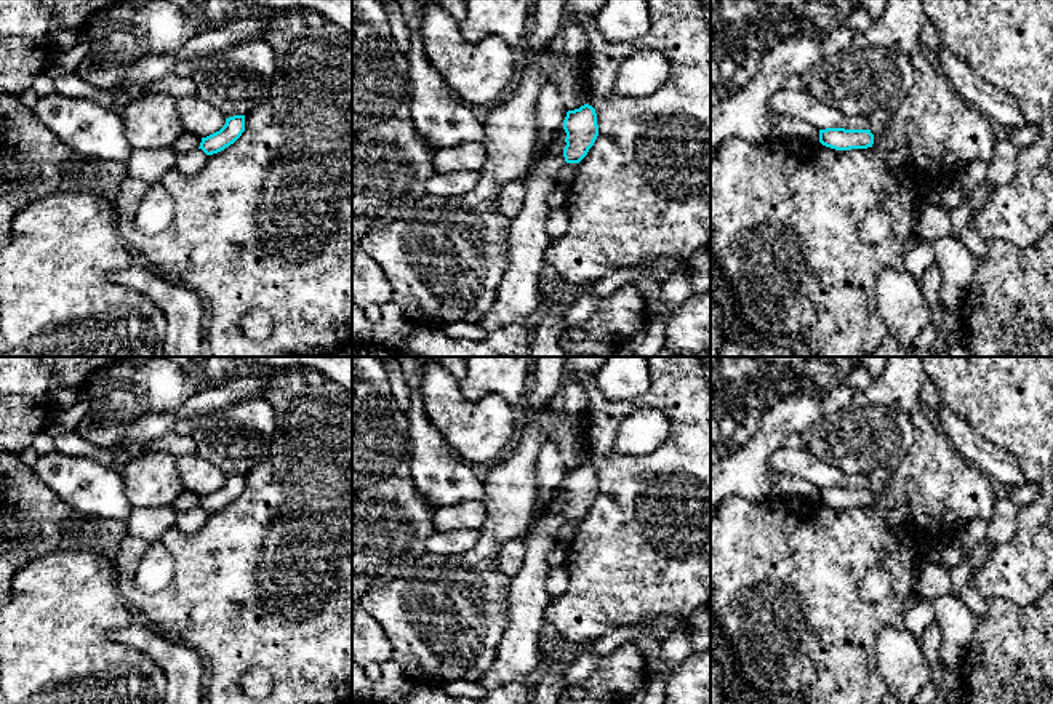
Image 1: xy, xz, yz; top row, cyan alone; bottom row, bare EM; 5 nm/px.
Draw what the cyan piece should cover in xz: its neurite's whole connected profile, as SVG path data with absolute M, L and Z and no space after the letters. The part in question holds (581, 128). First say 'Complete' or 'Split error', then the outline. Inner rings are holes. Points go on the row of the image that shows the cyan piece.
Complete. M589 104L568 110L563 120L567 133L563 157L567 163L579 163L599 136L597 114Z

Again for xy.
Complete. M245 115L229 117L226 118L226 125L219 131L206 138L202 138L198 149L202 149L206 155L218 154L229 147L230 144L234 144L242 136L243 131L245 131Z

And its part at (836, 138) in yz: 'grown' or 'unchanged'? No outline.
unchanged

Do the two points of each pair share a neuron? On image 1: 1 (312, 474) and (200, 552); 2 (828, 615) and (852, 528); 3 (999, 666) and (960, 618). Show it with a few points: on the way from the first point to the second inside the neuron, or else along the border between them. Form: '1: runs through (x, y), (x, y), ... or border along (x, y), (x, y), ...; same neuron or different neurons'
1: runs through (285, 501), (234, 552), (228, 552); same neuron
2: runs through (828, 594), (828, 556), (834, 549); same neuron
3: border along (976, 620), (972, 629), (972, 642), (960, 668); different neurons

